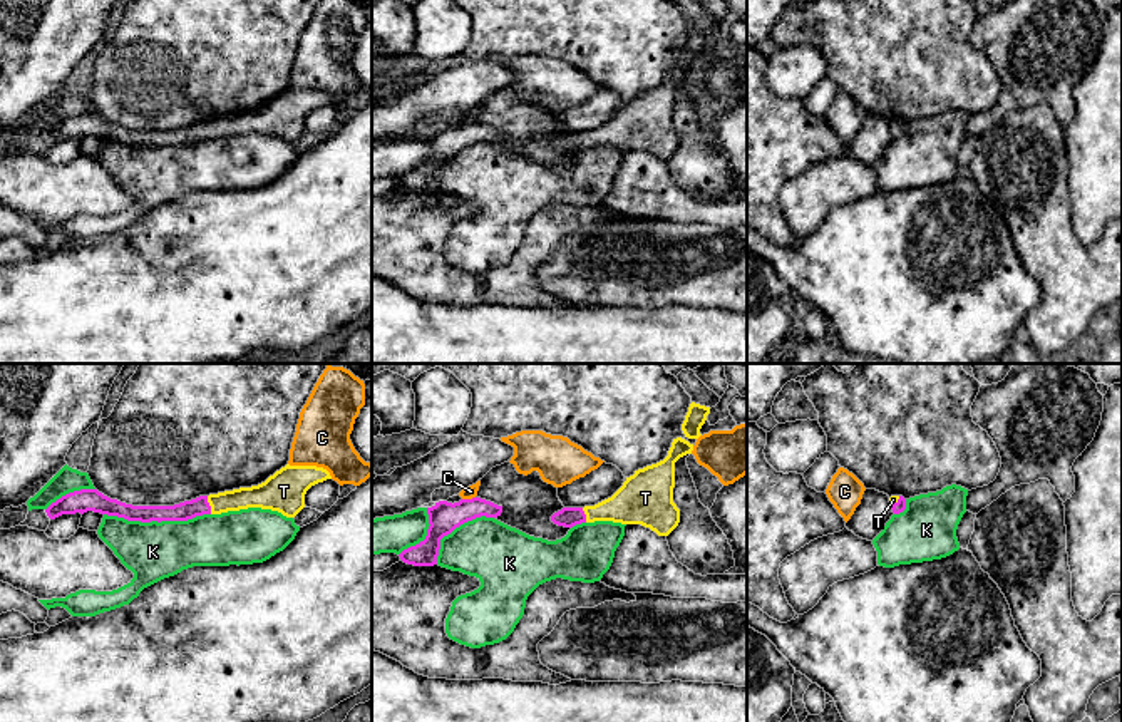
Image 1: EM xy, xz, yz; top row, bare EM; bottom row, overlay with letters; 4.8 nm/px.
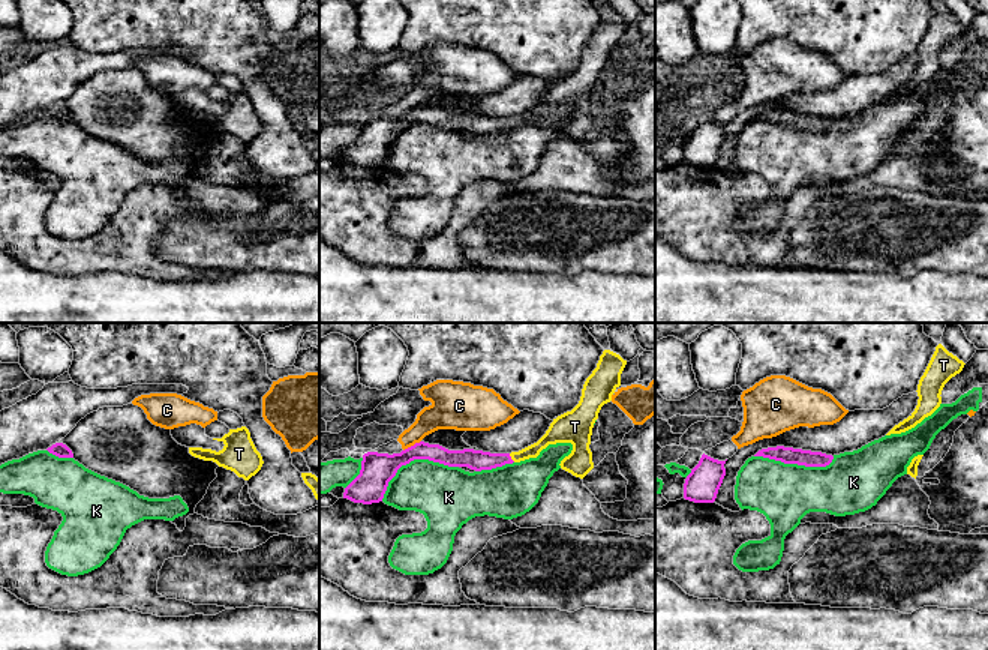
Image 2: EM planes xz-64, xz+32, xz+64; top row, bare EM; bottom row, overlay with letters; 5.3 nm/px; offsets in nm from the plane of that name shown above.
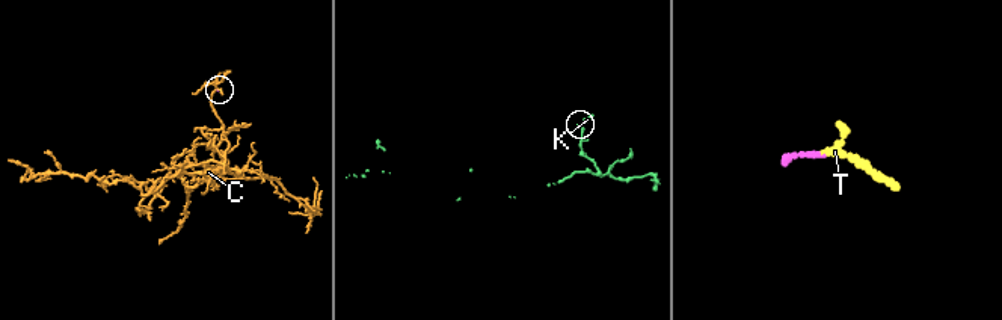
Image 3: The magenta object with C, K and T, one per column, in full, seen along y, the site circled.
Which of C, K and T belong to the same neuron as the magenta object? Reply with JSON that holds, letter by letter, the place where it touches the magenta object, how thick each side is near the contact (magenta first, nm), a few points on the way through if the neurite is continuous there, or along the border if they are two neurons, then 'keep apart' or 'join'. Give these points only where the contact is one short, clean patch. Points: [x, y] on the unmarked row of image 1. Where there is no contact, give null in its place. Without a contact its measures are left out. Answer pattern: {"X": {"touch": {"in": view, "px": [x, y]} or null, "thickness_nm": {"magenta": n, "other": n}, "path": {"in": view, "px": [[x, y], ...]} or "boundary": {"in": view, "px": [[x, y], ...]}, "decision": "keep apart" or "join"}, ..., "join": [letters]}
{"C": {"touch": {"in": "xz", "px": [468, 124]}, "thickness_nm": {"magenta": 150, "other": 60}, "boundary": {"in": "xz", "px": [[474, 121], [463, 124]]}, "decision": "keep apart"}, "K": {"touch": {"in": "xy", "px": [158, 146]}, "thickness_nm": {"magenta": 90, "other": 280}, "decision": "keep apart"}, "T": {"touch": {"in": "xy", "px": [208, 129]}, "thickness_nm": {"magenta": 90, "other": 110}, "path": {"in": "xy", "px": [[188, 134], [208, 129], [257, 121]]}, "decision": "join"}, "join": ["T"]}

